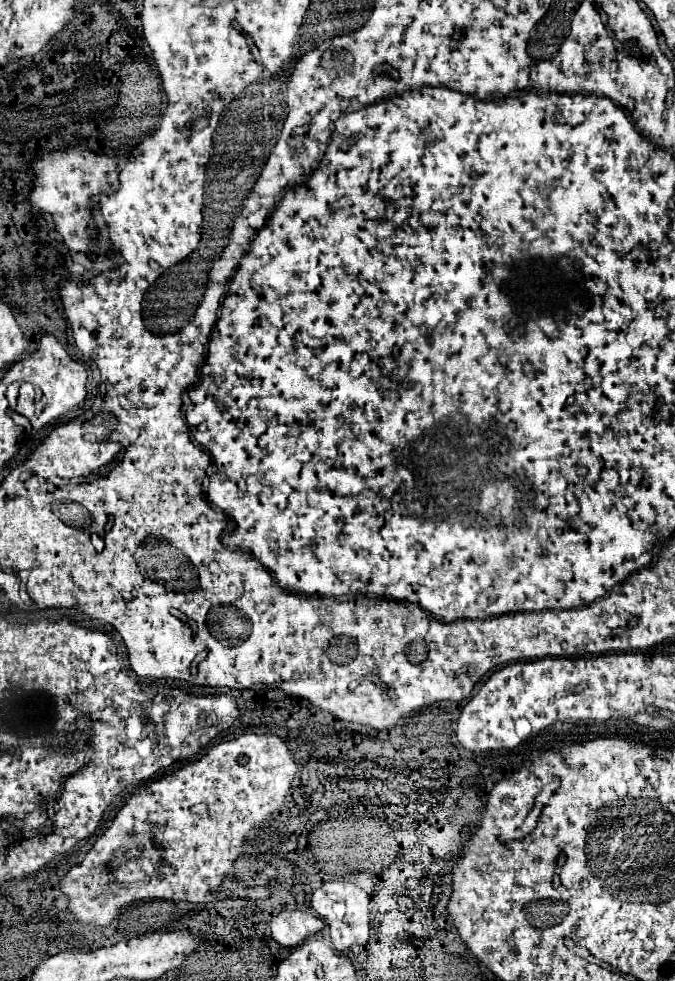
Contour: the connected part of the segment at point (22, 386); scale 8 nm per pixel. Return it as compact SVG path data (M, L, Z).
M43 335L39 341L39 349L19 361L19 395L17 395L17 413L27 417L33 431L41 430L49 421L59 419L65 411L77 407L85 401L85 385L87 385L87 367L81 361L75 361L67 355L67 351L59 345L53 335Z

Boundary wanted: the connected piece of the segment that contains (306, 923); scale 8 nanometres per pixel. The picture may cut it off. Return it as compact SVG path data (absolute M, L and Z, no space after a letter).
M283 911L273 917L271 921L271 933L273 939L283 947L297 947L307 937L319 933L323 929L323 921L305 911Z

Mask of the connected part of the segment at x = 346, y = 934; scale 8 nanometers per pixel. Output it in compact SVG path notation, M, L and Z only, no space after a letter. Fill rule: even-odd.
M331 881L323 883L313 897L311 907L317 911L321 919L327 921L331 941L337 951L349 951L355 945L365 945L369 939L369 895L357 887L355 883L343 883L343 881Z

